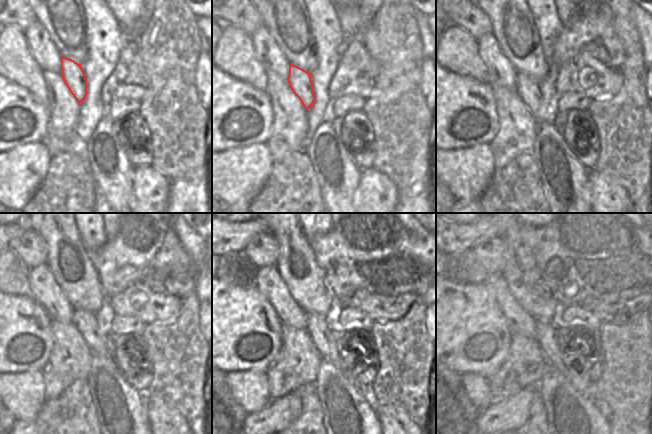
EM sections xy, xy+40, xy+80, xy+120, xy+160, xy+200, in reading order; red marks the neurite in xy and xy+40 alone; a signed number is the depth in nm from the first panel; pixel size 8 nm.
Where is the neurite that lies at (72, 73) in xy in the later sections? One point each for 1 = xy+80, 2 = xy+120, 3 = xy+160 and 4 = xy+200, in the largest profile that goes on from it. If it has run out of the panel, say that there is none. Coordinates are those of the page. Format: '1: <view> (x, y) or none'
1: xy+80 (528, 89)
2: xy+120 (85, 321)
3: xy+160 (320, 334)
4: xy+200 (545, 336)

